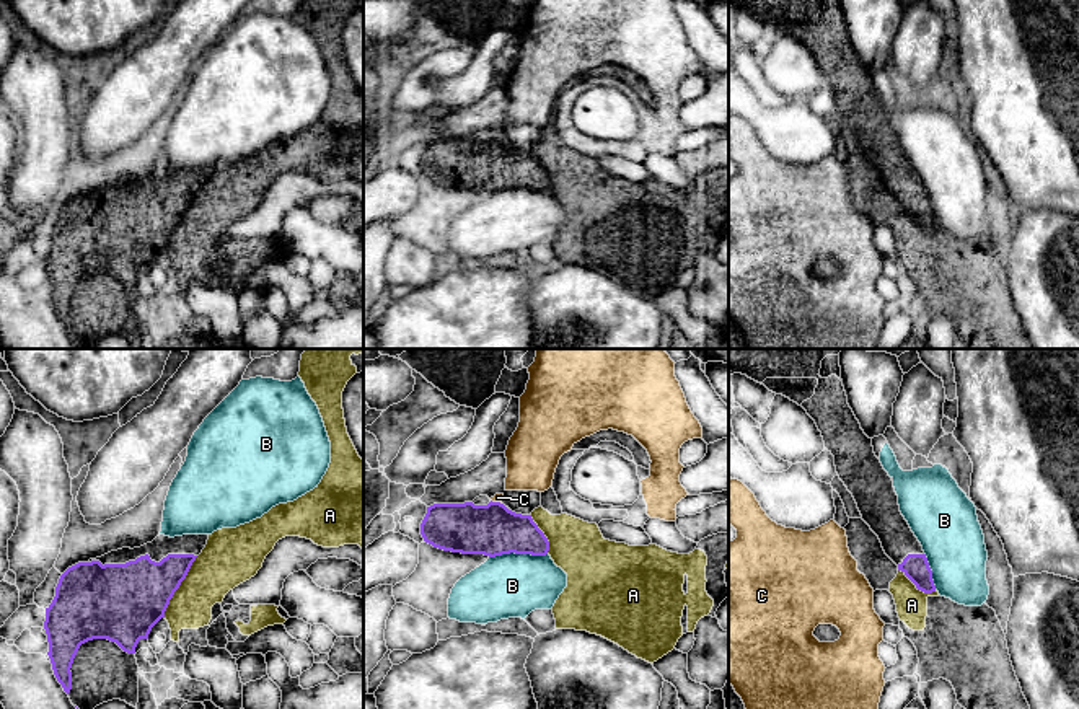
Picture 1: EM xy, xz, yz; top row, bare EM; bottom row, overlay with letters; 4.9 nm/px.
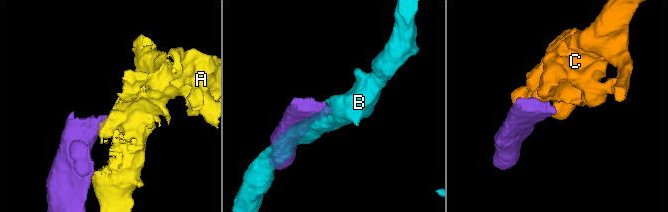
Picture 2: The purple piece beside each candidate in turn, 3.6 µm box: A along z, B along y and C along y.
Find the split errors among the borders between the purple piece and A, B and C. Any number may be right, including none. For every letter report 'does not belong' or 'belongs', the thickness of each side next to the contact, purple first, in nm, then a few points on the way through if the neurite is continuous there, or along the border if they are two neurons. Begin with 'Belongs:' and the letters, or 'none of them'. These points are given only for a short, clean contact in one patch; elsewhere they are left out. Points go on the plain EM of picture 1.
Belongs: none of them
A: does not belong; 360 nm thick on the purple side, 240 nm on the other; border along xy (198, 191), (163, 251)
B: does not belong; 260 nm thick on the purple side, 320 nm on the other
C: does not belong; 260 nm thick on the purple side, 50 nm on the other; border along xz (491, 134), (501, 139)

